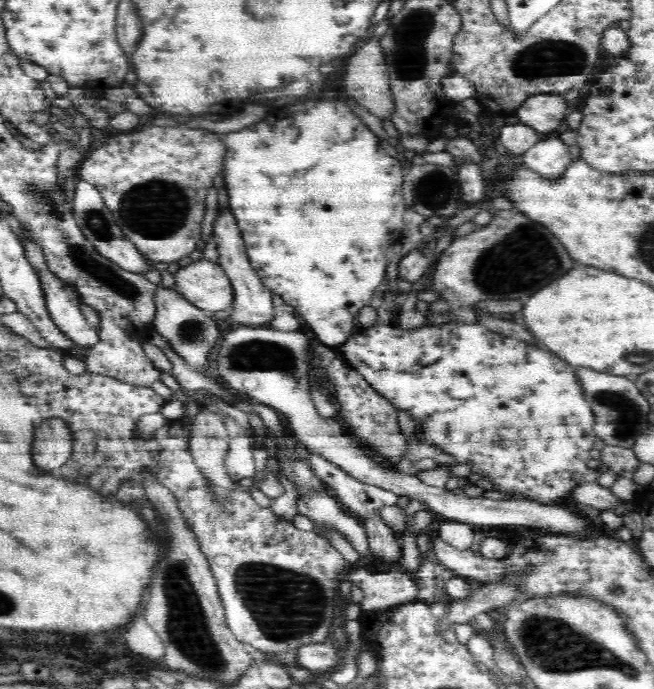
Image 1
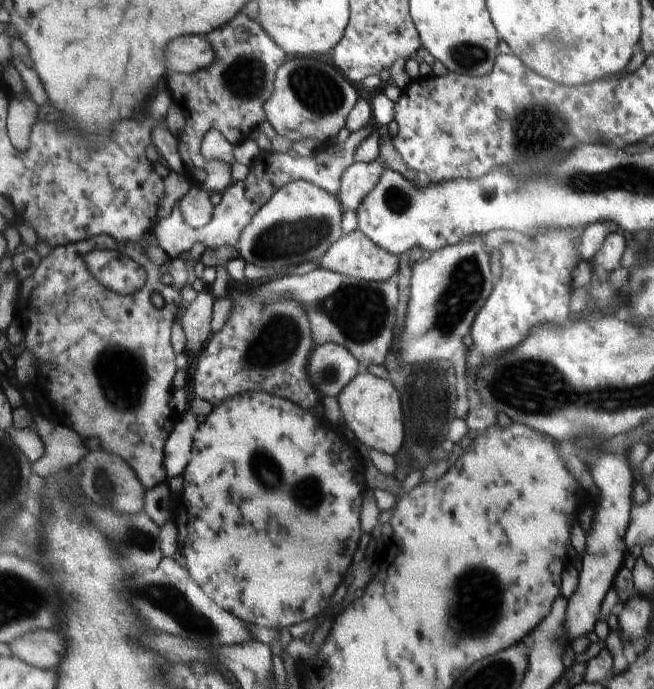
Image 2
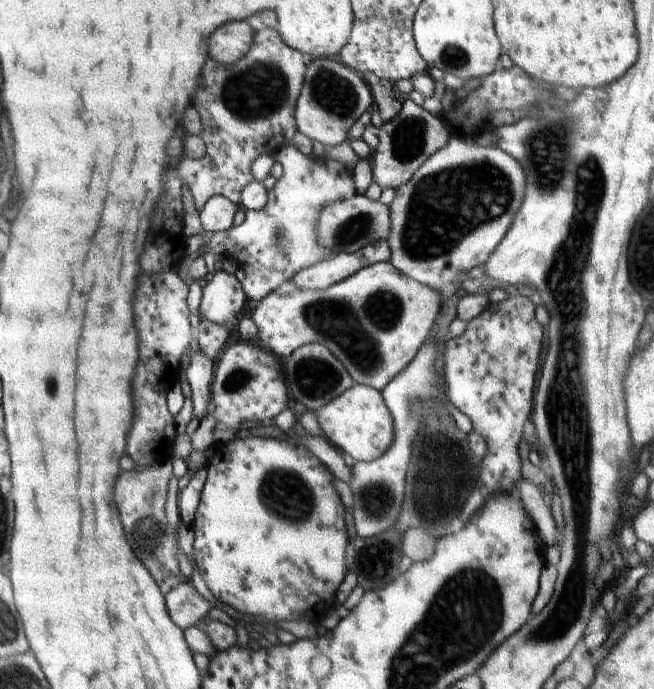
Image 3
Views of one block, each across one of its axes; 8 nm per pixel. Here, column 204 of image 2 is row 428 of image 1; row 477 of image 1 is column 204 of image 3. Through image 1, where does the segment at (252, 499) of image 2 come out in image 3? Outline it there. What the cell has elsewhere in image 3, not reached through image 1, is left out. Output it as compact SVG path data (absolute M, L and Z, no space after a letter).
M284 433L281 438L259 438L248 436L244 440L234 438L229 443L219 442L214 446L213 456L205 468L207 478L201 493L194 521L191 523L194 531L194 562L204 579L206 587L214 595L214 598L222 606L228 608L231 613L240 616L248 614L262 622L268 618L268 622L282 622L282 620L322 620L326 618L328 610L334 606L336 590L342 584L346 576L346 562L344 562L344 548L348 544L346 536L346 522L344 522L344 506L340 502L340 496L334 486L334 474L310 449L307 449L300 441L290 437L290 433Z

